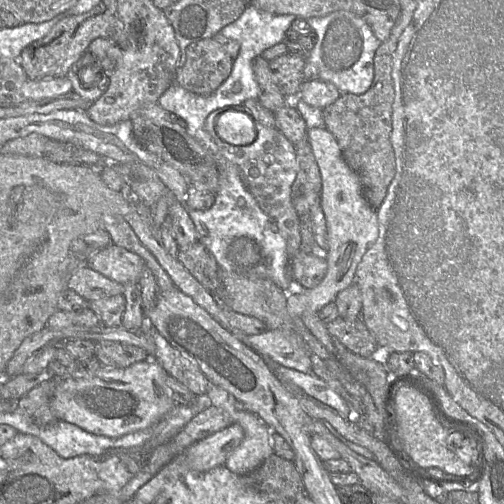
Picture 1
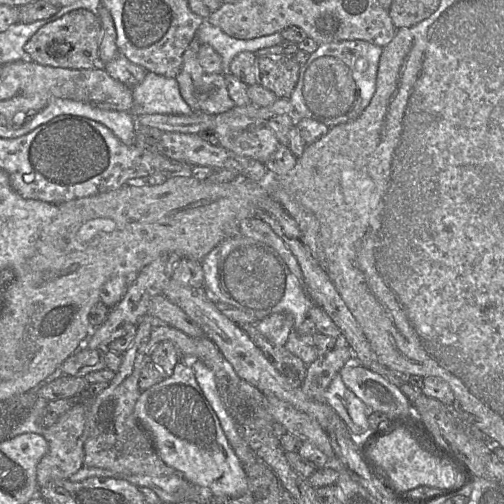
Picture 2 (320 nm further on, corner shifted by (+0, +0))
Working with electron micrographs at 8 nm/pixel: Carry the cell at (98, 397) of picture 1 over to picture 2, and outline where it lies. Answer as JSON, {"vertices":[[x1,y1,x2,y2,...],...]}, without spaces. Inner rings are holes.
{"vertices":[[181,359,170,377,142,391,134,412,150,434,159,457,189,483,209,489,214,496,235,498,247,491,246,472,197,383,190,361]]}

